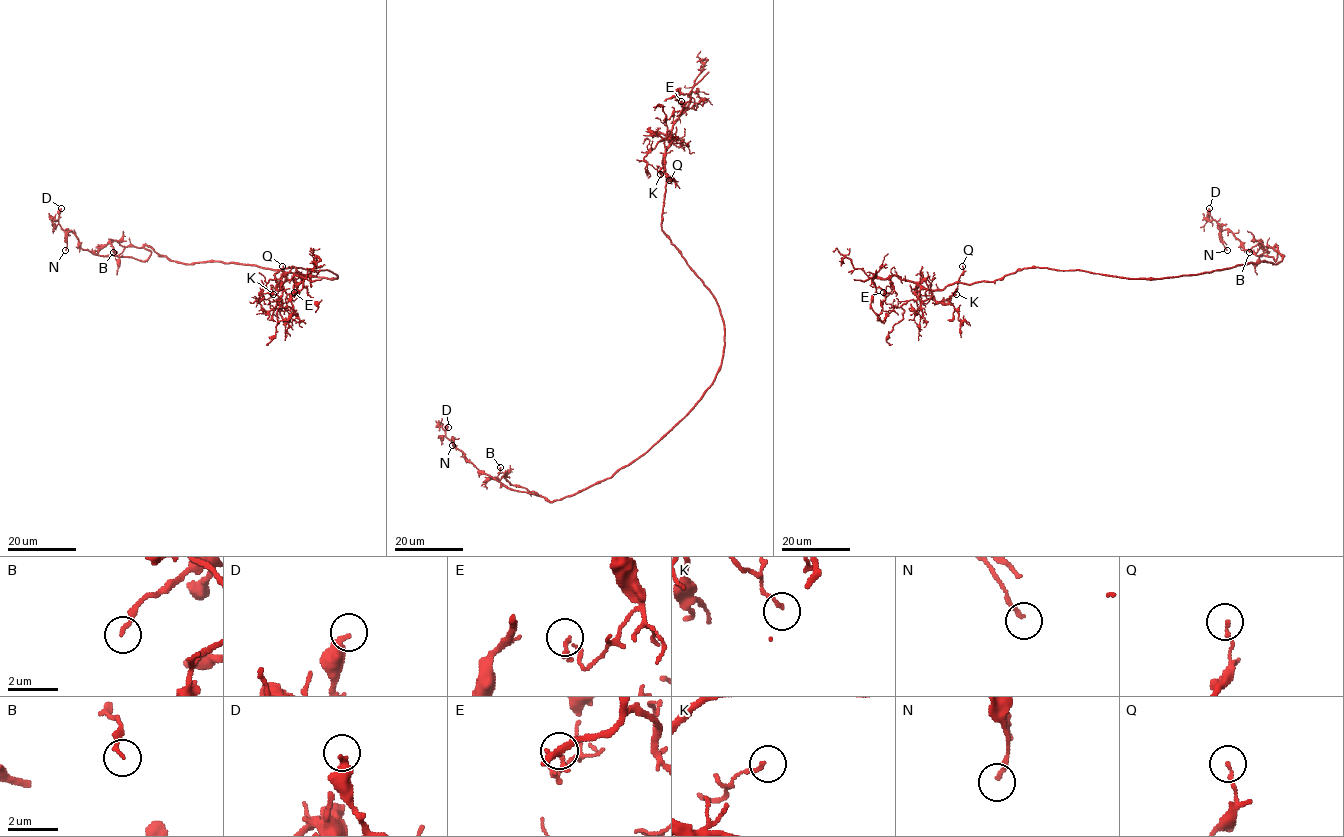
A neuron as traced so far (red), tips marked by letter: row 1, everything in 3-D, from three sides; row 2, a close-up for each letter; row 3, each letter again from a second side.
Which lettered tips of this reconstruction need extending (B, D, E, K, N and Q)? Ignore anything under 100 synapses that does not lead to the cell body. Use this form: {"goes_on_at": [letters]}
{"goes_on_at": []}

